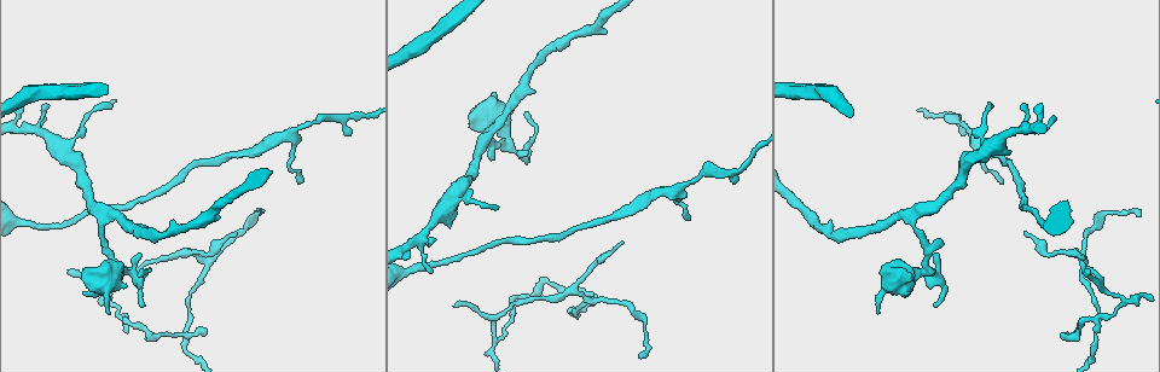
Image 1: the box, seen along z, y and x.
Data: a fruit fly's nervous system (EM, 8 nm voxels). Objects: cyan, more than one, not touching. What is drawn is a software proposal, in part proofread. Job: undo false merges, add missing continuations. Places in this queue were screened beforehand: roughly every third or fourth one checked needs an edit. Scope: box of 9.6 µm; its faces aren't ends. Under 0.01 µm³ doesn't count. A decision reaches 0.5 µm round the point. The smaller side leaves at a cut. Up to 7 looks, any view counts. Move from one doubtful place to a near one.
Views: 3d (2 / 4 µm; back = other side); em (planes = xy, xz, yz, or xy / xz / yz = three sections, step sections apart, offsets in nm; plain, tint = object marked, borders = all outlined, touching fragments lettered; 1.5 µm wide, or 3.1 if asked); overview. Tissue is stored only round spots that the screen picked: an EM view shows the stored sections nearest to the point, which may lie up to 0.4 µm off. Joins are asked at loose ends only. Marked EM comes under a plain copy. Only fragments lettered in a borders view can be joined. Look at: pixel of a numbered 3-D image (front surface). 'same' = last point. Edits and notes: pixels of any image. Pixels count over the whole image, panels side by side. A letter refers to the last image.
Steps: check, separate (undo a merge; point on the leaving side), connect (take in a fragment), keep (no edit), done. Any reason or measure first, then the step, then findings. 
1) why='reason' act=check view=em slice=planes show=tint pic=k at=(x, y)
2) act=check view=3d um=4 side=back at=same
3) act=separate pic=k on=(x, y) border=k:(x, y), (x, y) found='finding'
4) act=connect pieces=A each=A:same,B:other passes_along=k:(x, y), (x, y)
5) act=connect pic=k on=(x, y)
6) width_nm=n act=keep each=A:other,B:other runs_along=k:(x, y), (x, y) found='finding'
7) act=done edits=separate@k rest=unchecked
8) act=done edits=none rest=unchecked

why='branch stops here' act=check view=em slice=planes show=borders pic=1 at=(962, 134)

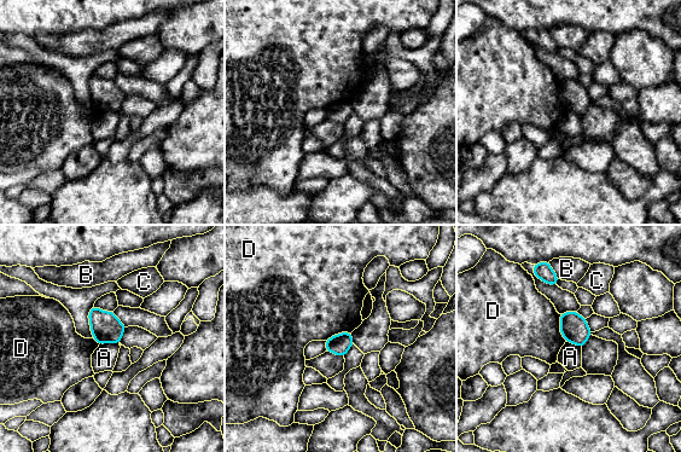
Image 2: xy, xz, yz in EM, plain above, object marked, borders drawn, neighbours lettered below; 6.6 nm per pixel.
act=keep each=A:other,B:other,C:other,D:other border=2:(118, 342), (103, 342), (99, 345) found='none of them fits'

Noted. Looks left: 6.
why='free end' act=check view=3d um=4 pic=1 at=(69, 269)

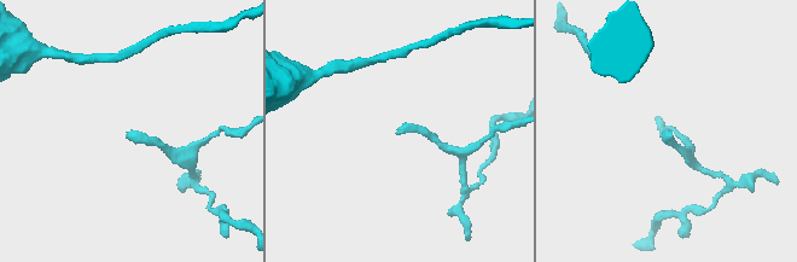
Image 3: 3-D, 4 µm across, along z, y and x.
why='now the EM' act=check view=em um=3.1 slice=planes show=borders pic=3 at=(398, 130)

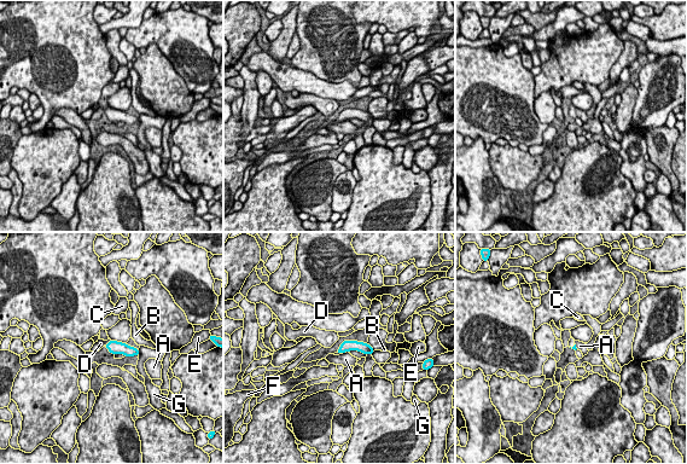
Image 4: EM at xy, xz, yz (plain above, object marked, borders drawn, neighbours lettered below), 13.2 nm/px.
longest_contact=E:260nm act=connect pieces=D each=A:other,B:other,C:other,D:same,E:other,F:other,G:other passes_along=4:(114, 347), (108, 343), (100, 343) found='the cell continues'

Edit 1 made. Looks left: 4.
act=check view=overview

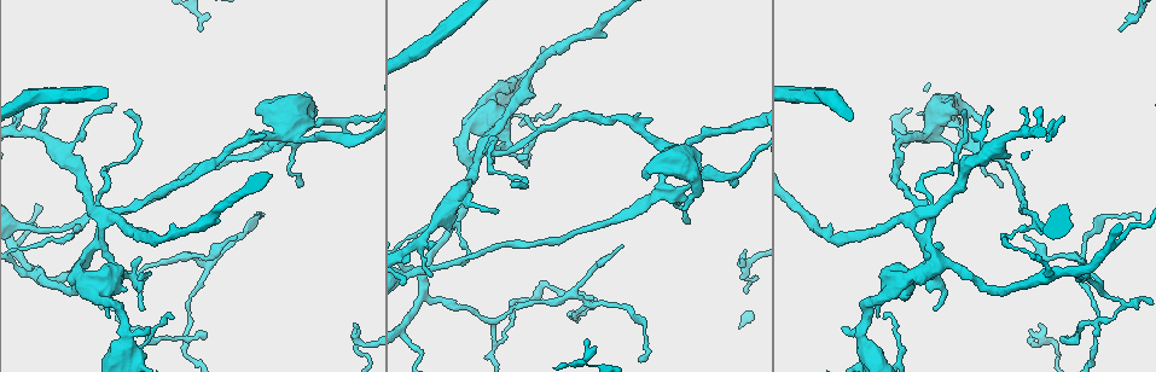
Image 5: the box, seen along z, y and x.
act=check view=em slice=planes show=tint pic=5 at=(505, 147)

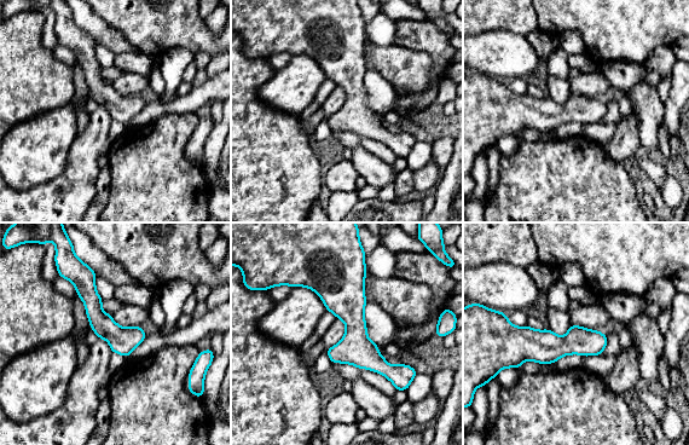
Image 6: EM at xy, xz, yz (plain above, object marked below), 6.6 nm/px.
act=check view=em slice=planes show=borders at=same

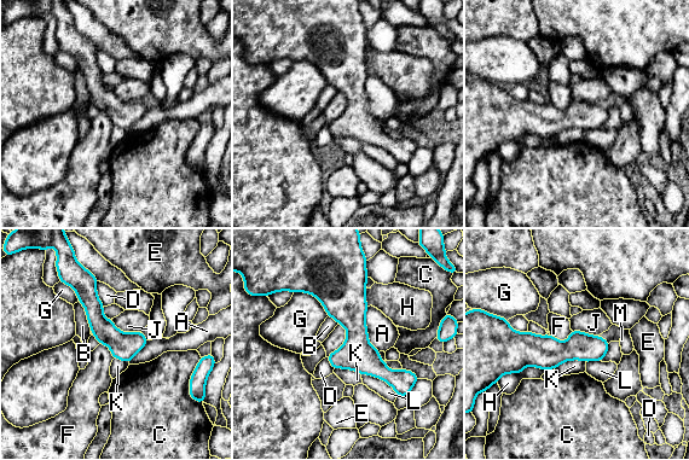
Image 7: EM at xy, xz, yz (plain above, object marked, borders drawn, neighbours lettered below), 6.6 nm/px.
width_nm=180 act=keep each=A:other,B:other,C:other,D:other,E:other,F:other,G:other,H:other,J:other,K:other,L:other,M:other border=7:(339, 322), (346, 341), (326, 356) found='continuous, no second cell'

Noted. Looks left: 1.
act=done edits=connect@4 rest=unchecked

